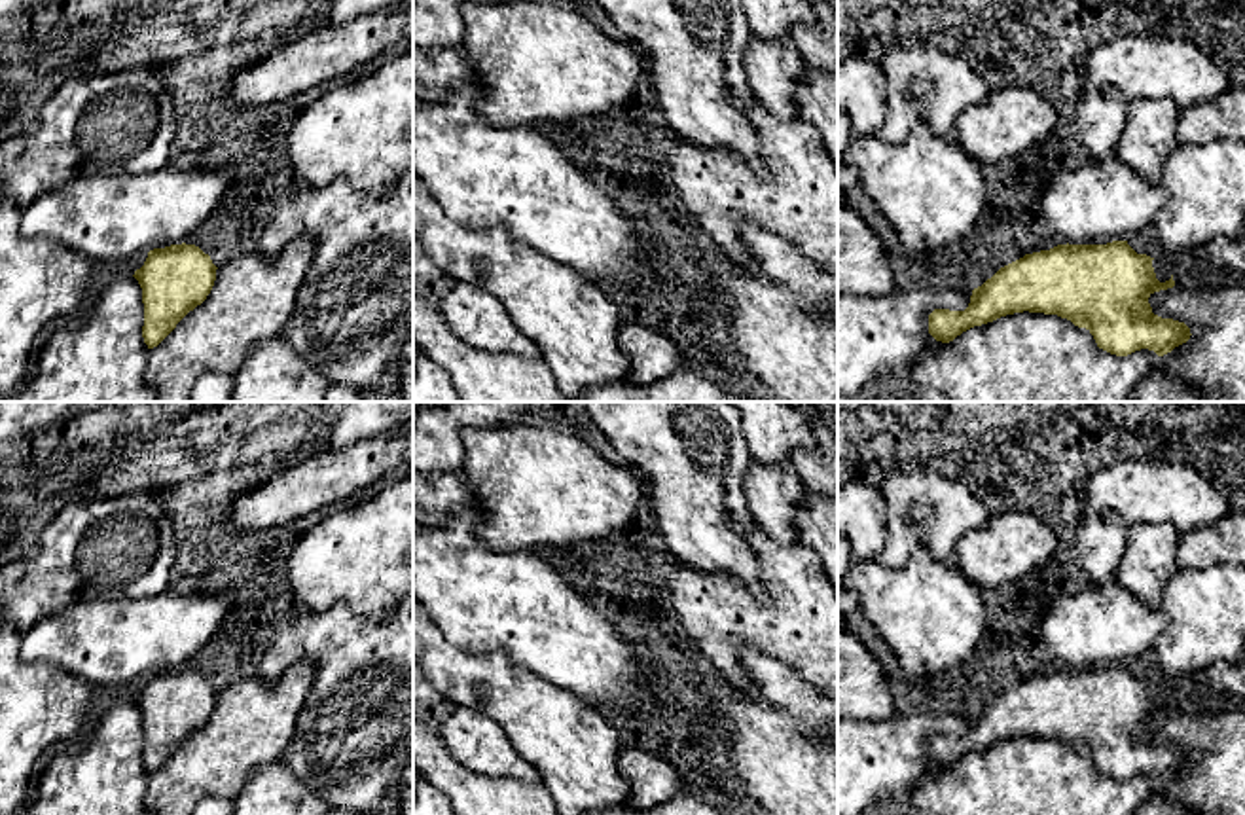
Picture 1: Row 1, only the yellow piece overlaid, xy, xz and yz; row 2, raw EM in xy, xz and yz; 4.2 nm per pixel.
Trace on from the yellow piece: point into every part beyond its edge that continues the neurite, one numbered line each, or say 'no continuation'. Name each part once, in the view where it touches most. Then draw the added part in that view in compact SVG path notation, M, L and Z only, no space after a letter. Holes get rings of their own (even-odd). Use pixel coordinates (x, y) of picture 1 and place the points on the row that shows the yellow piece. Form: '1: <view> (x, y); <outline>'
no continuation

